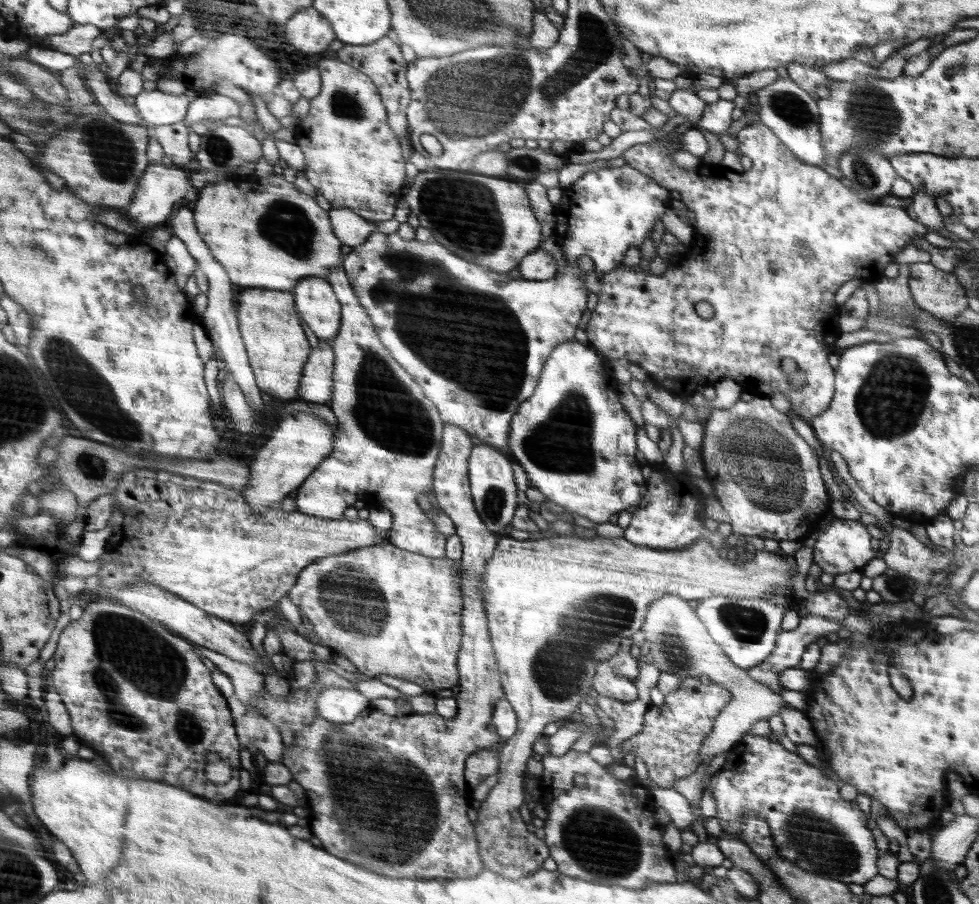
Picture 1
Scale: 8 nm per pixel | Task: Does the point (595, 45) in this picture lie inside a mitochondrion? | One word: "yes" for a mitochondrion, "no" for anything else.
yes

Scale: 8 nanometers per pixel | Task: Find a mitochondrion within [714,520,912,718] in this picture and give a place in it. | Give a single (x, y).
(749, 625)

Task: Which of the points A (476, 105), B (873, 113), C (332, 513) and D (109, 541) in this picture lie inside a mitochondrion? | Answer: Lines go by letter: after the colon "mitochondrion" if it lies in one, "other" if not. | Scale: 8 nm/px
A: mitochondrion
B: mitochondrion
C: other
D: other

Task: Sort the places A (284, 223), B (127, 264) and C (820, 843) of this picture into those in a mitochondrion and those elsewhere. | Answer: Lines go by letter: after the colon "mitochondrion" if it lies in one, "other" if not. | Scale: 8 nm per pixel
A: mitochondrion
B: other
C: mitochondrion

